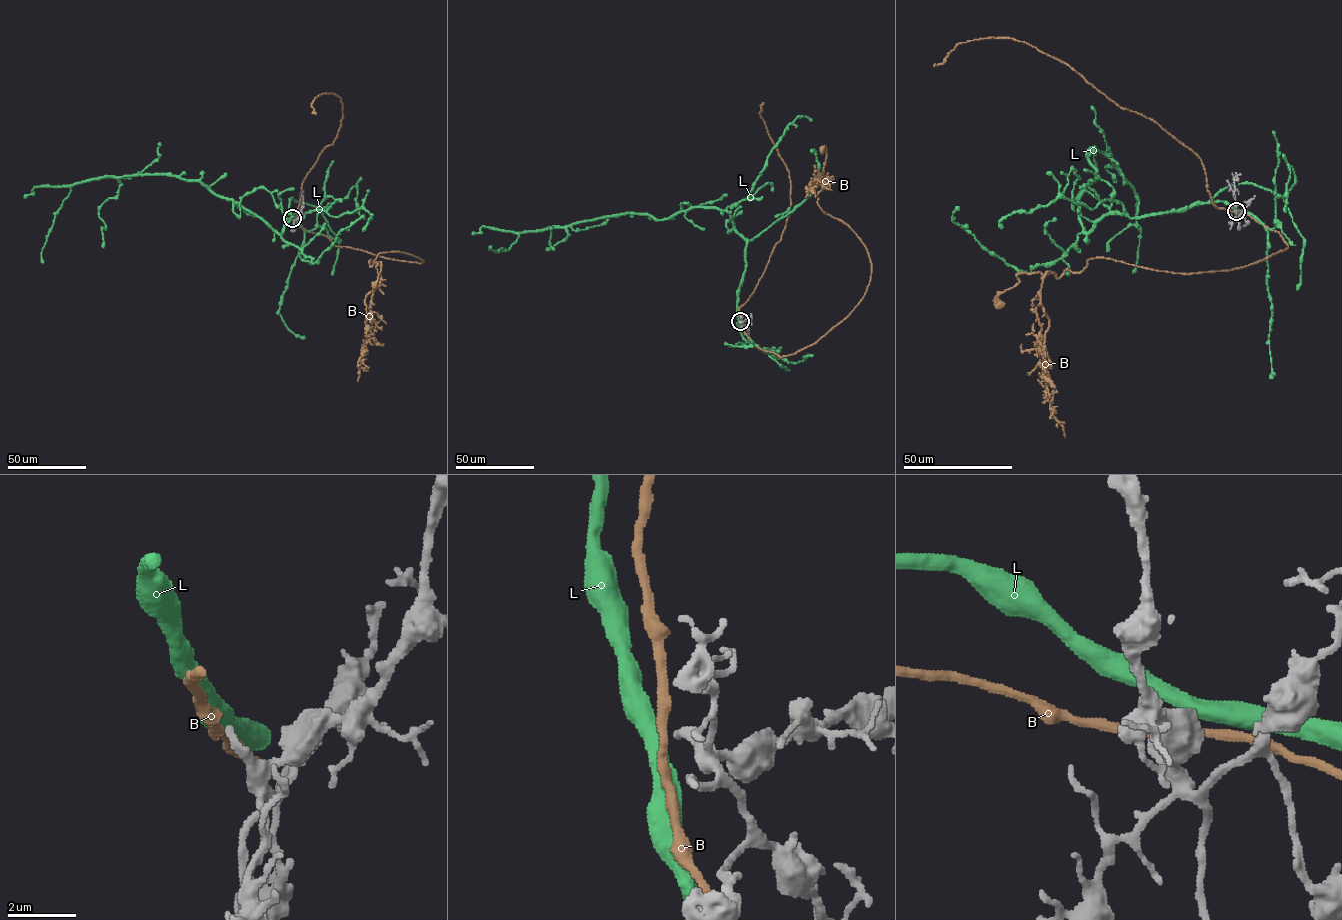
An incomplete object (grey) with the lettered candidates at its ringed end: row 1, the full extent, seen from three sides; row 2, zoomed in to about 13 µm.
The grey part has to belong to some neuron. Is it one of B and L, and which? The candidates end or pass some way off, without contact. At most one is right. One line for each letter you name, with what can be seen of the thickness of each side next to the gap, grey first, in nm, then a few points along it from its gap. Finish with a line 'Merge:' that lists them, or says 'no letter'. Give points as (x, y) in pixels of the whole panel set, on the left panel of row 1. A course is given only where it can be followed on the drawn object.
Merge: no letter

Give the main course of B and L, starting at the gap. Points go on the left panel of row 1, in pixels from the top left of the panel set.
B: (292, 218), (337, 246), (423, 261), (405, 252), (379, 253), (369, 262), (378, 264), (375, 285)
L: (292, 217), (298, 222), (287, 220), (278, 233), (198, 181), (99, 177), (70, 187), (43, 263)

